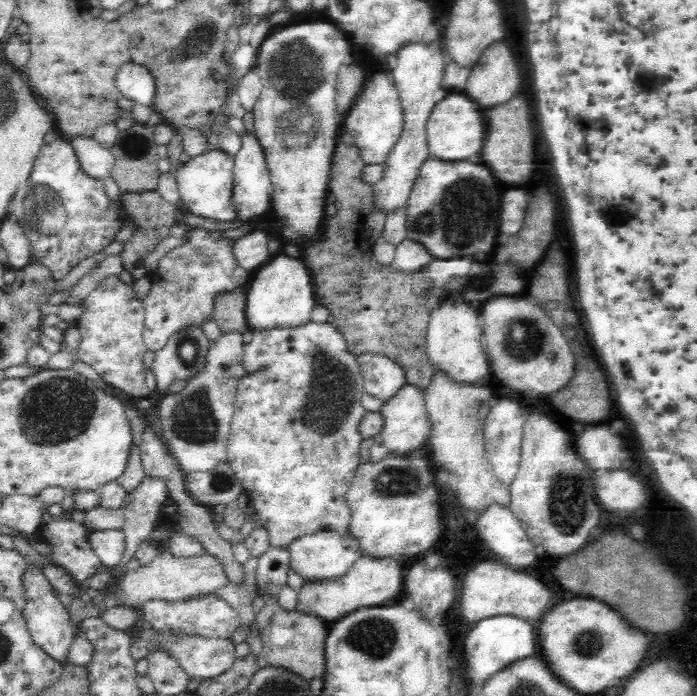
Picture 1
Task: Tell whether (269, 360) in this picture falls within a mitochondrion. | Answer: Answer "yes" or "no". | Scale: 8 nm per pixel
no

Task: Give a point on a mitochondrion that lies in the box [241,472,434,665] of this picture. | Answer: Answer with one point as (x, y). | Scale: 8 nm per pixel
(376, 640)

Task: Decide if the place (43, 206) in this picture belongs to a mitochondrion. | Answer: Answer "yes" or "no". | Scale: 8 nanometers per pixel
yes

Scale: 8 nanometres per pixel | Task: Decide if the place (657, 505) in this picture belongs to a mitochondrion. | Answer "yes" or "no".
no

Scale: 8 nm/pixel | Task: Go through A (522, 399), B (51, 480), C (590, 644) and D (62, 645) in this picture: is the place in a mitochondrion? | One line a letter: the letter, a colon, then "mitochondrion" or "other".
A: other
B: other
C: mitochondrion
D: other

